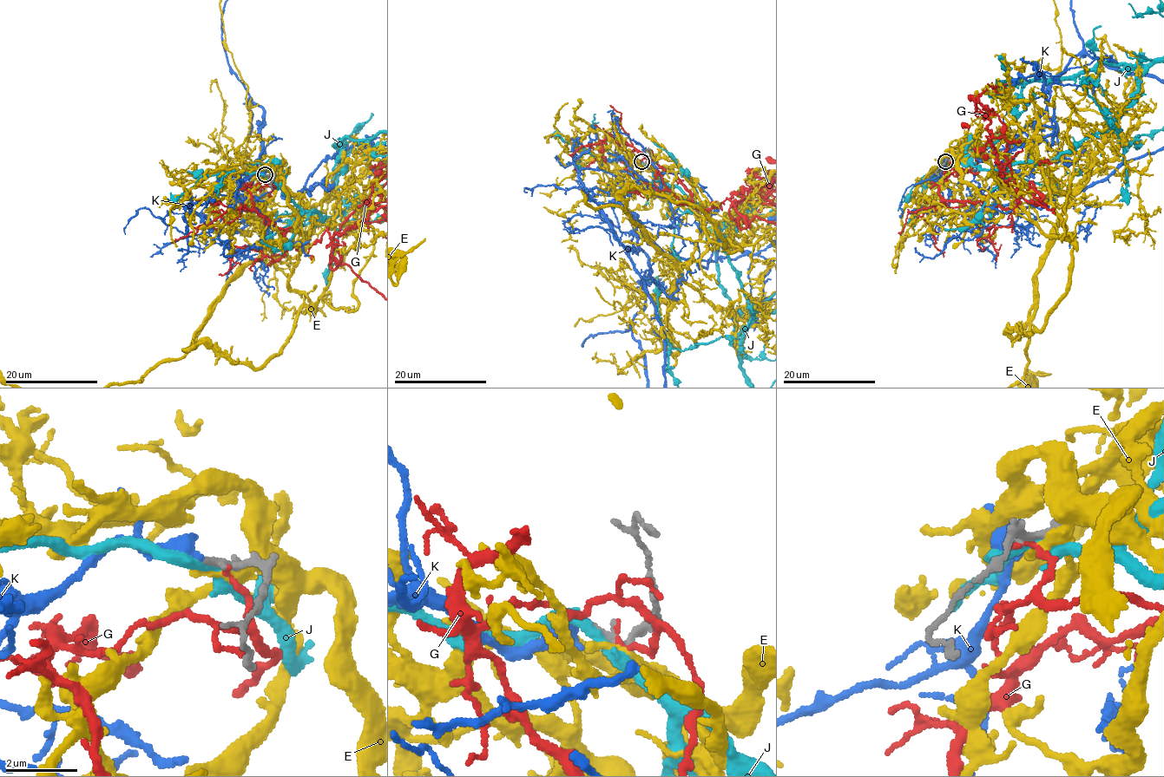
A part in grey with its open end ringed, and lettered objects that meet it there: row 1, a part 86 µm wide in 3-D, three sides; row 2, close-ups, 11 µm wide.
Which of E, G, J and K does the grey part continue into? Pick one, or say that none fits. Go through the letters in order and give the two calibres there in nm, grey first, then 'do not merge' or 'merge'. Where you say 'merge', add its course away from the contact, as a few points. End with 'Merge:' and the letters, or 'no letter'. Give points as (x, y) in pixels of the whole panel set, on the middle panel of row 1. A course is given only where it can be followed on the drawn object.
E: 160/300 nm | do not merge
G: 200/140 nm | do not merge
J: 200/360 nm | do not merge
K: 150/400 nm | merge
Merge: K

